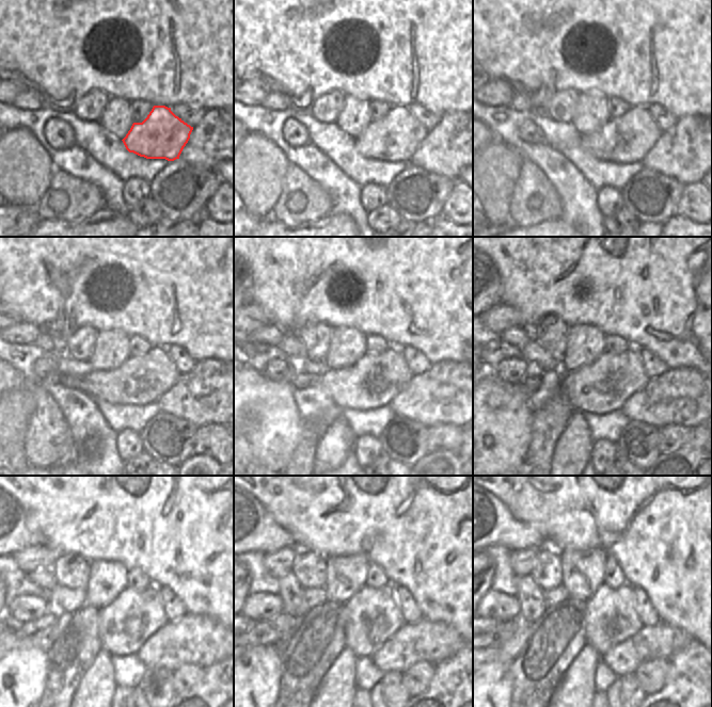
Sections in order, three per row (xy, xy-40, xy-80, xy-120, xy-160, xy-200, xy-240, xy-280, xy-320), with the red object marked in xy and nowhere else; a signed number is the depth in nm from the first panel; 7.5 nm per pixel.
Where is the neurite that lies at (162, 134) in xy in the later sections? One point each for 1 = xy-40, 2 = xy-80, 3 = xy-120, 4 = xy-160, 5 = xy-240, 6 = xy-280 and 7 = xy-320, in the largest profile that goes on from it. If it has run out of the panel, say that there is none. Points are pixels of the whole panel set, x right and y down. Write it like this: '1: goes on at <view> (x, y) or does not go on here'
1: goes on at xy-40 (396, 137)
2: goes on at xy-80 (627, 139)
3: goes on at xy-120 (142, 380)
4: goes on at xy-160 (374, 381)
5: goes on at xy-240 (126, 623)
6: goes on at xy-280 (373, 615)
7: goes on at xy-320 (611, 617)

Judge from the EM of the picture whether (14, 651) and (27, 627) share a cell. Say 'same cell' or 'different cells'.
different cells

